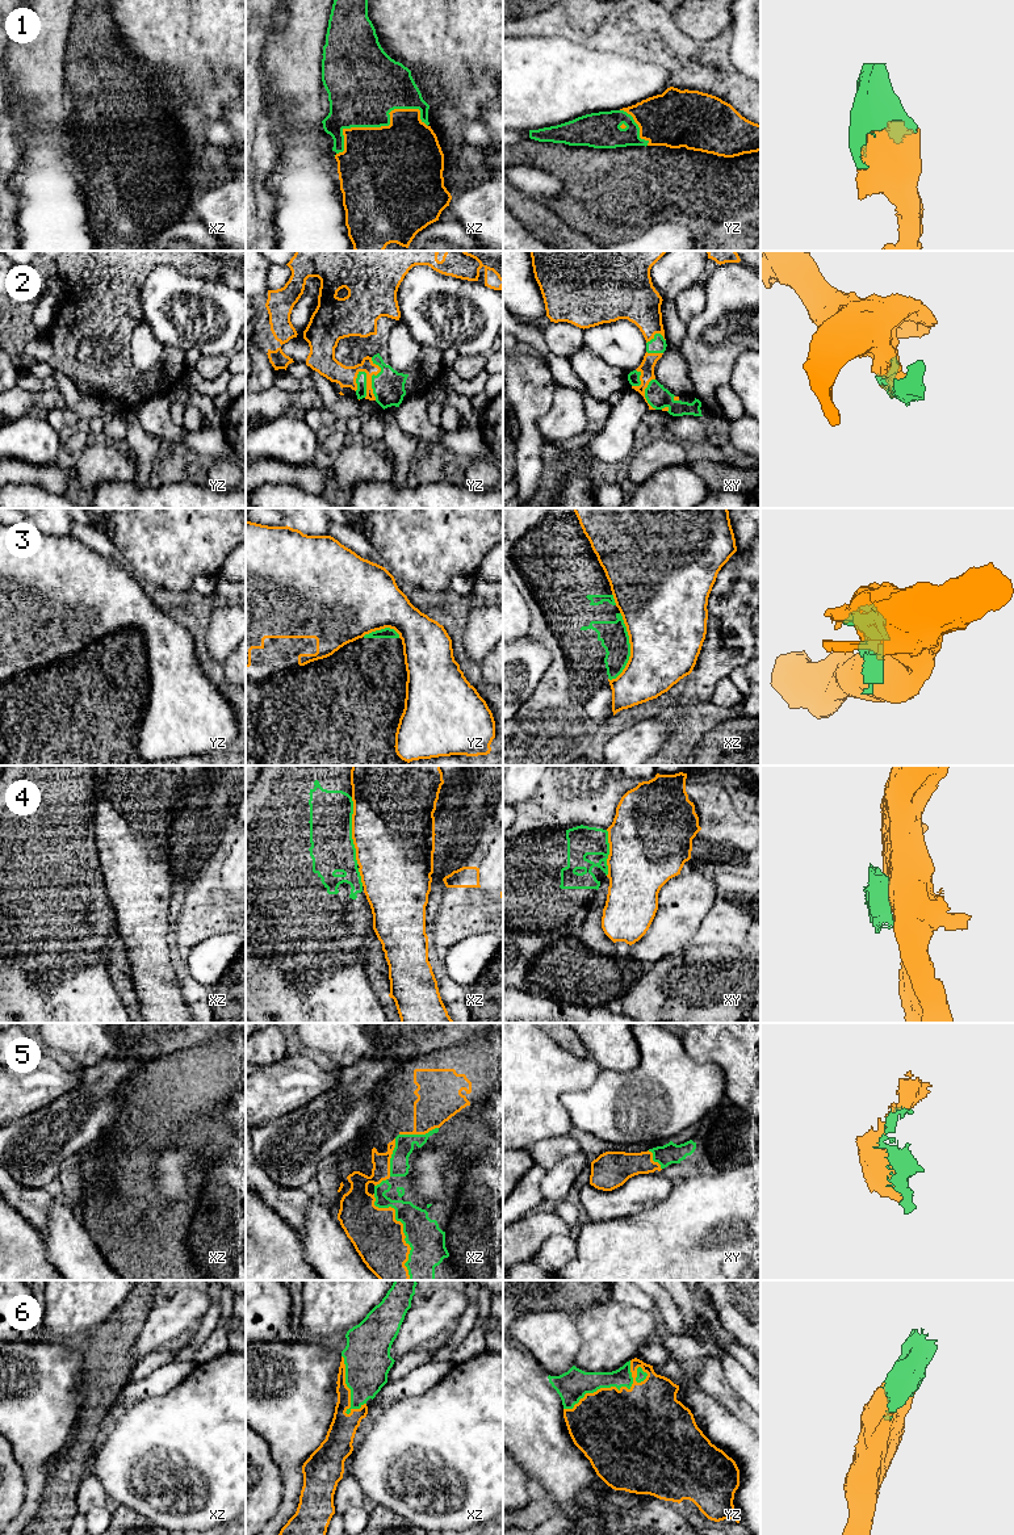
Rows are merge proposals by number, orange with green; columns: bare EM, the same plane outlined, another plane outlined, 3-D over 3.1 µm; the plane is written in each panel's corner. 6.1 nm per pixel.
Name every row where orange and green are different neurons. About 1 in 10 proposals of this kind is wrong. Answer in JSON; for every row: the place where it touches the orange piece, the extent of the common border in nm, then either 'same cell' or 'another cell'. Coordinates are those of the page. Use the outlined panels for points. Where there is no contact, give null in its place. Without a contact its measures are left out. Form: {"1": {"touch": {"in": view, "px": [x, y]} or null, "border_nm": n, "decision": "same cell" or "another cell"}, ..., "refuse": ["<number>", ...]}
{"1": {"touch": {"in": "xz", "px": [378, 128]}, "border_nm": 600, "decision": "same cell"}, "2": {"touch": {"in": "yz", "px": [367, 382]}, "border_nm": 170, "decision": "same cell"}, "3": {"touch": {"in": "xz", "px": [631, 648]}, "border_nm": 420, "decision": "same cell"}, "4": {"touch": {"in": "xz", "px": [352, 831]}, "border_nm": 420, "decision": "another cell"}, "5": {"touch": {"in": "xz", "px": [402, 1229]}, "border_nm": 550, "decision": "same cell"}, "6": {"touch": {"in": "yz", "px": [607, 1388]}, "border_nm": 550, "decision": "same cell"}, "refuse": ["4"]}

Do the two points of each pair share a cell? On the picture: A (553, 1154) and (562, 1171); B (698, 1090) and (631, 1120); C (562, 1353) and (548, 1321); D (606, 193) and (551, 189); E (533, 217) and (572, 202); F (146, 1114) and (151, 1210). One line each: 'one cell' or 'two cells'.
A: two cells
B: one cell
C: one cell
D: two cells
E: two cells
F: one cell

